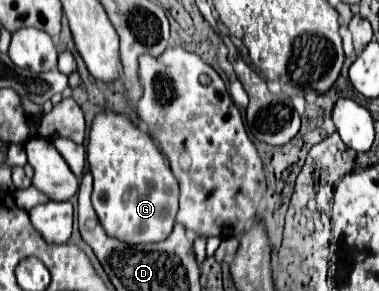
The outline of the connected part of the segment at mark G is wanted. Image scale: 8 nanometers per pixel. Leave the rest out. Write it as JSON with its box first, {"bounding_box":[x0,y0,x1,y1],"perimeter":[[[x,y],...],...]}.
{"bounding_box":[88,113,180,245],"perimeter":[[[100,113],[96,115],[90,137],[88,137],[88,167],[94,175],[94,191],[92,191],[92,205],[100,219],[104,231],[128,245],[136,243],[156,243],[164,241],[174,227],[176,213],[178,213],[178,195],[180,187],[170,171],[160,149],[154,145],[148,133],[142,133],[132,121],[118,113]]]}

